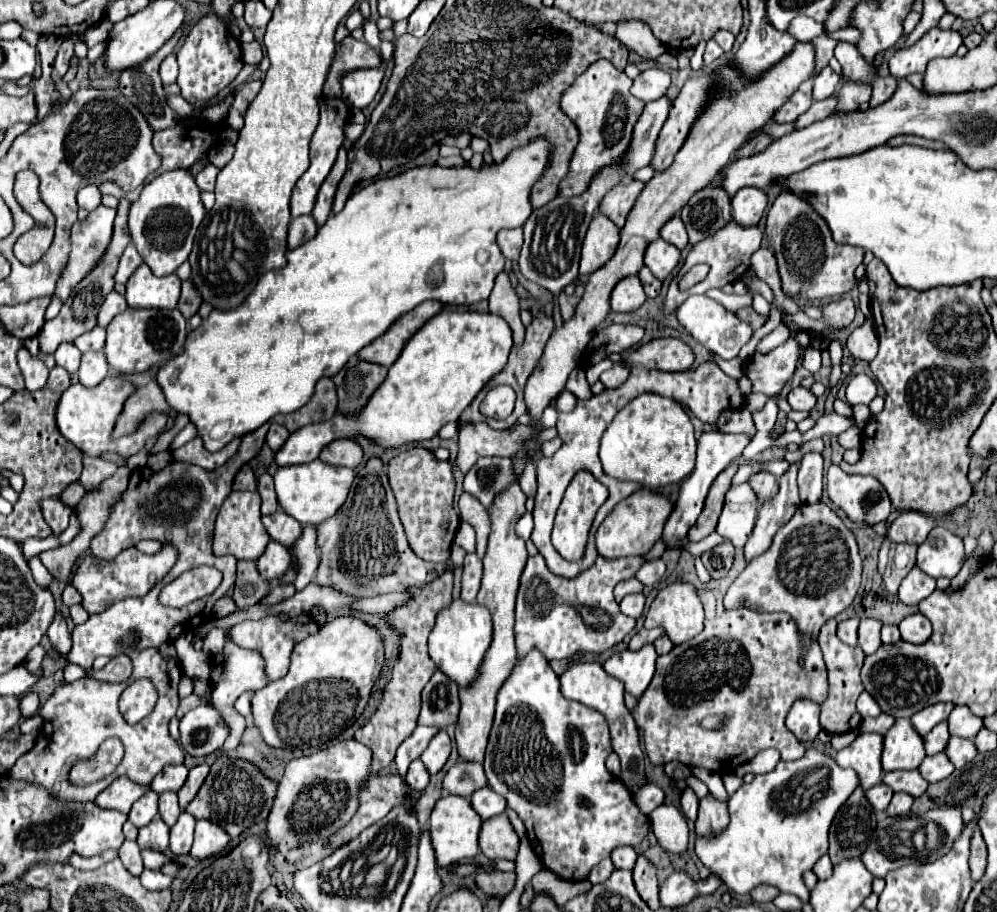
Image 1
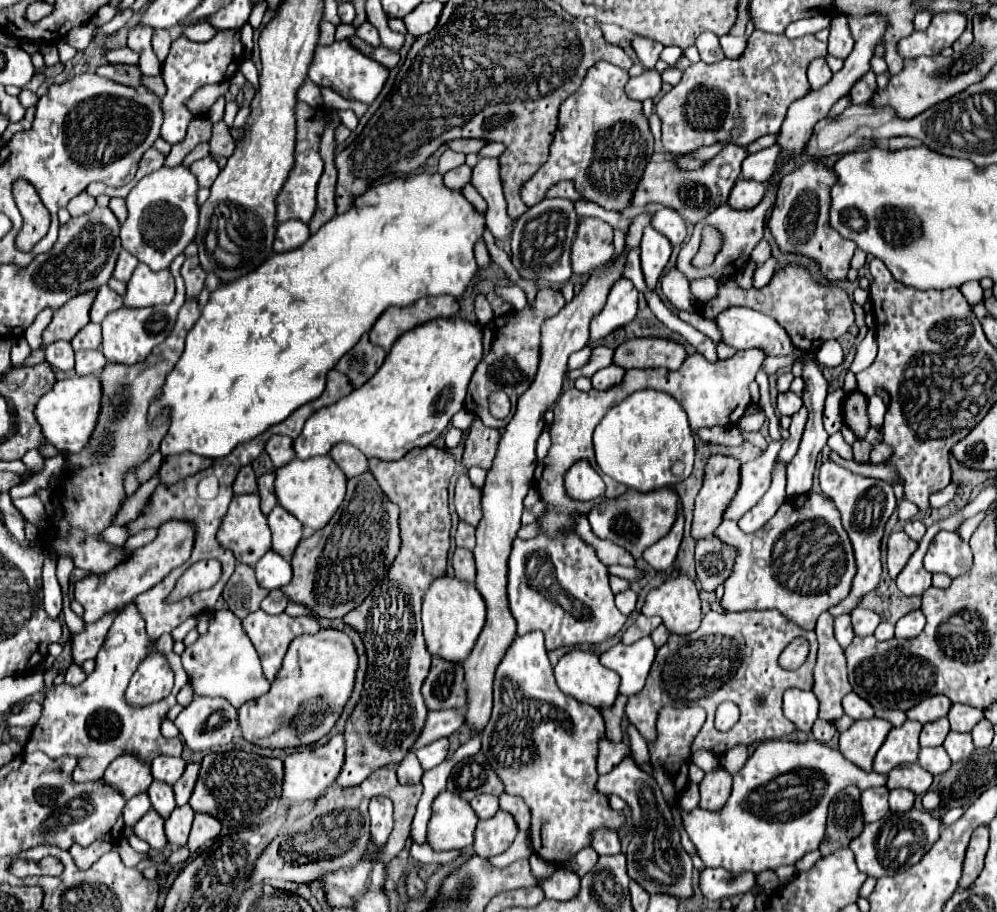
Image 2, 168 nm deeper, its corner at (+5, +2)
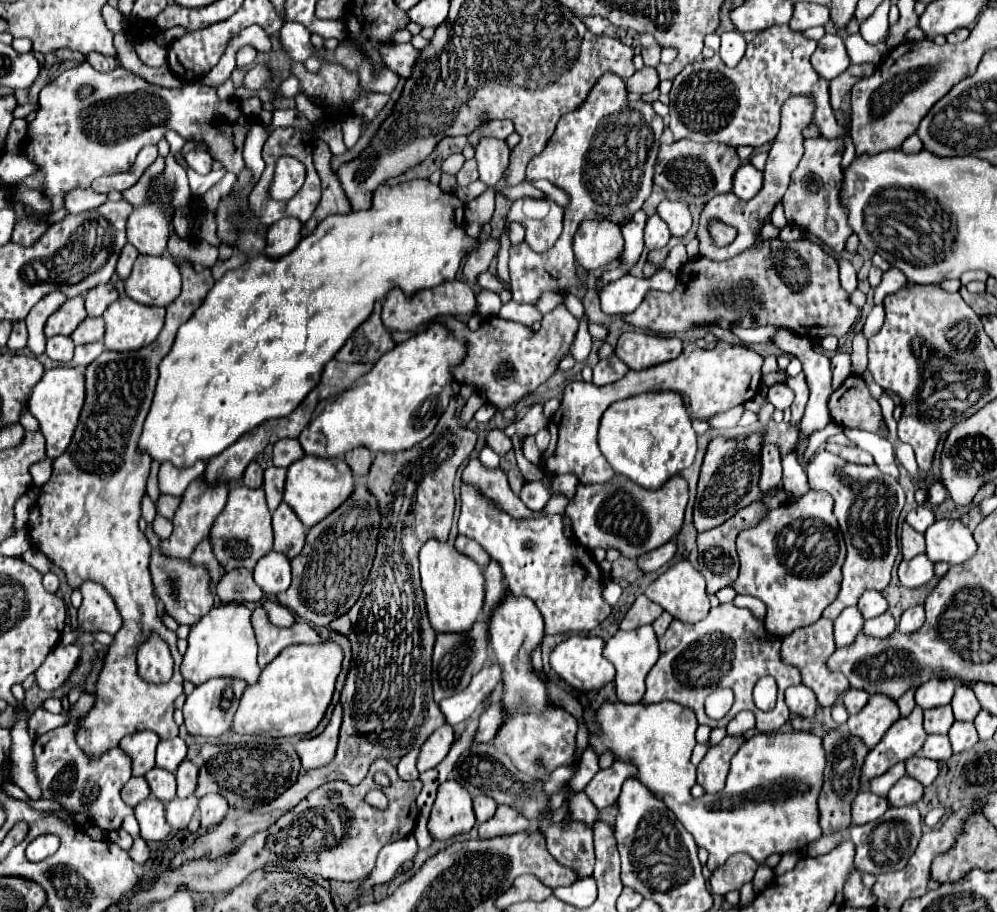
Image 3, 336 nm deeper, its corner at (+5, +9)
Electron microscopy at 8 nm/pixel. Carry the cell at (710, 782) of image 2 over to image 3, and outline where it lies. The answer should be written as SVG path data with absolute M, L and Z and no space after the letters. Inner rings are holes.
M727 735L719 745L709 747L707 755L697 765L697 783L705 789L705 793L719 793L725 787L729 763L743 741L743 737Z

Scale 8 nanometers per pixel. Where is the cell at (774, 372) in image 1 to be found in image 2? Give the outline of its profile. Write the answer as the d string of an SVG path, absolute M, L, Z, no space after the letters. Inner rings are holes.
M767 356L765 362L763 362L763 368L767 374L773 374L777 372L779 368L787 368L793 364L793 358L791 356L785 356L785 358L775 358L775 356Z

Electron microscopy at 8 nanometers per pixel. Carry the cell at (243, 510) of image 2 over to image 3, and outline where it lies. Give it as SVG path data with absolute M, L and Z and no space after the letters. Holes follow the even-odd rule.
M243 485L231 487L227 505L213 523L211 541L213 541L213 551L225 571L233 571L237 567L253 569L259 557L263 557L267 551L273 549L271 513L267 509L263 489L249 489Z

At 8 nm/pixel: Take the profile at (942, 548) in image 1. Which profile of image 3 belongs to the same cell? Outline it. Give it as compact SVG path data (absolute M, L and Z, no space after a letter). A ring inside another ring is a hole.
M939 519L925 531L927 549L925 555L937 563L945 561L949 565L961 565L969 561L975 551L975 539L971 531L959 519Z

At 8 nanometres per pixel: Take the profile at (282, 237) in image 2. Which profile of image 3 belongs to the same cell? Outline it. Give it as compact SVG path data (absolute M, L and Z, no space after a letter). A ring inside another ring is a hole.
M281 219L273 223L267 231L267 245L265 255L269 257L281 257L295 249L295 245L301 241L301 227L303 223L299 219Z

